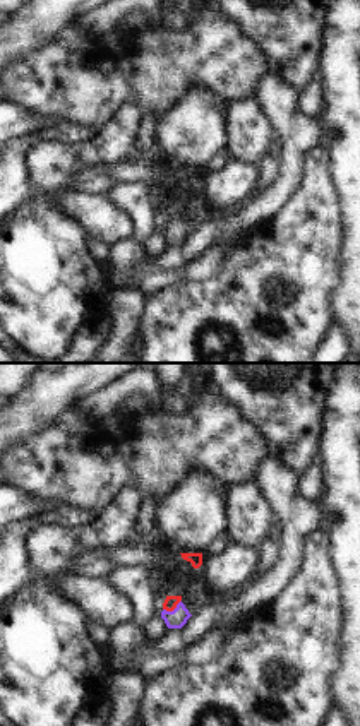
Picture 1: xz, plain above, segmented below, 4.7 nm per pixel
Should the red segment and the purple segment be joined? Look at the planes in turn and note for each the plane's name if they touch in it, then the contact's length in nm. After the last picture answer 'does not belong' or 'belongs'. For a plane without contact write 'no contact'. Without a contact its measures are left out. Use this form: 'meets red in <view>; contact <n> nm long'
meets red in xz; contact 100 nm long

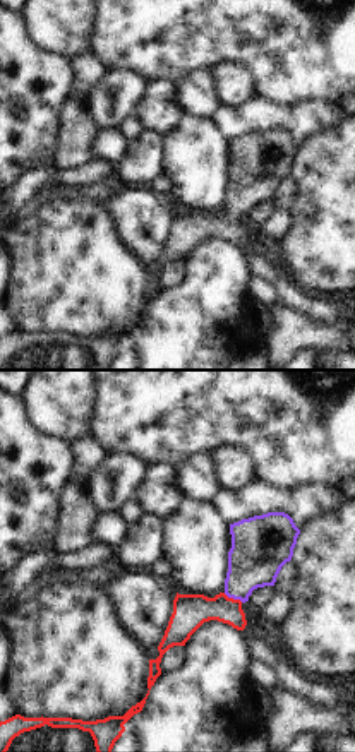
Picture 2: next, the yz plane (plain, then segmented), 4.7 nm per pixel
meets red in yz; contact 100 nm long

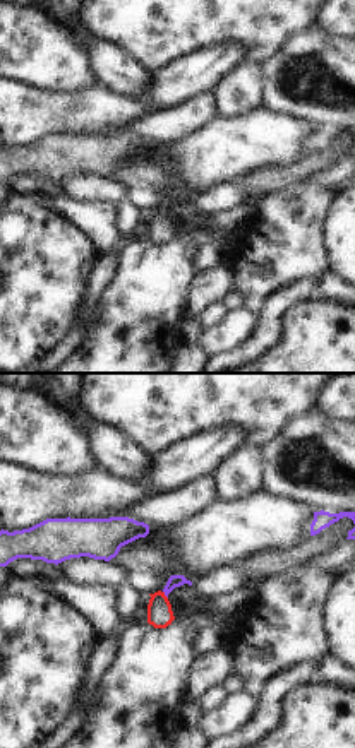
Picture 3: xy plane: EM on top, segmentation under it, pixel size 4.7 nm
meets red in xy; contact 40 nm long

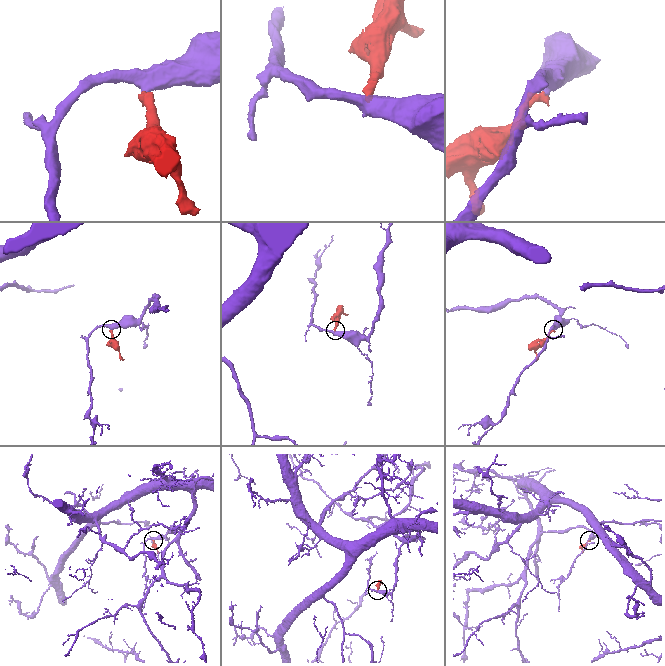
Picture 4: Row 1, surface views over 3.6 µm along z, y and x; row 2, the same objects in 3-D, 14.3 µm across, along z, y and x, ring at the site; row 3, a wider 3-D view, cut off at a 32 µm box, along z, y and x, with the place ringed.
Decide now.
belongs

